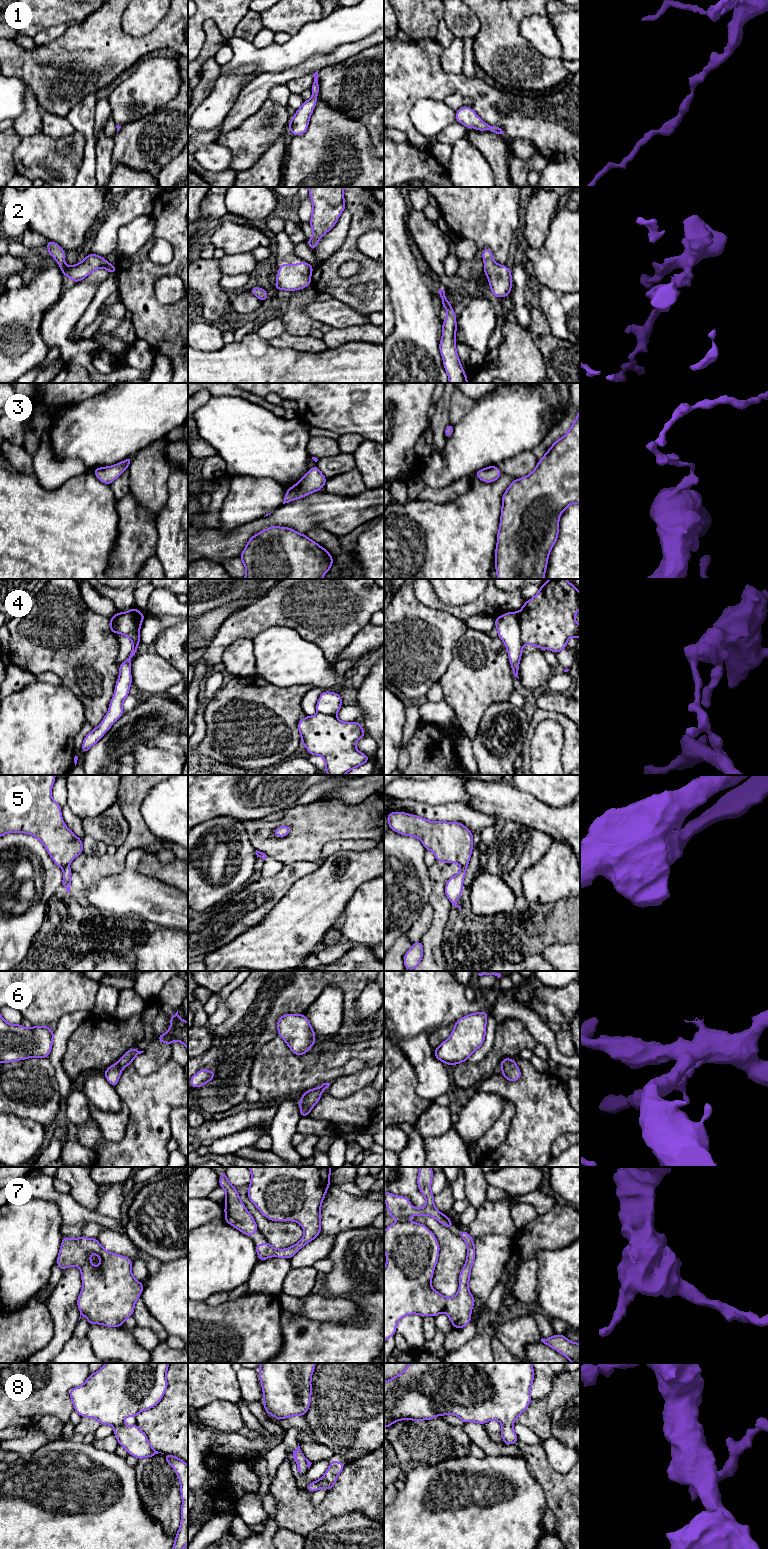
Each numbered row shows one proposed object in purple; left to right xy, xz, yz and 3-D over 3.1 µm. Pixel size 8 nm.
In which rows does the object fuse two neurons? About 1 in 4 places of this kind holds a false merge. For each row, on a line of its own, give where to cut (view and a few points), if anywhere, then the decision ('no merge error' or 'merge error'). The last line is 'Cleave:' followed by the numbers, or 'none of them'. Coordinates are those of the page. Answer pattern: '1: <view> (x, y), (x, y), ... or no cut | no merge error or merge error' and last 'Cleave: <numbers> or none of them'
1: no cut | no merge error
2: no cut | no merge error
3: no cut | no merge error
4: yz (517, 612), (520, 640), (523, 643) | merge error
5: yz (466, 865), (461, 867) | merge error
6: no cut | no merge error
7: no cut | no merge error
8: no cut | no merge error
Cleave: 4, 5

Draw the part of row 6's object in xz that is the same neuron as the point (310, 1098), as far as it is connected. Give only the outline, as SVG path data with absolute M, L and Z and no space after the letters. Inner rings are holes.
M323 1083L318 1088L313 1088L304 1092L299 1101L300 1117L309 1116L312 1108L319 1102L323 1091L330 1086L330 1083Z

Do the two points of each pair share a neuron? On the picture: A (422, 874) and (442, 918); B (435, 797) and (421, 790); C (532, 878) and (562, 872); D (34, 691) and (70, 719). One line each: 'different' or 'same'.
A: different
B: same
C: same
D: same

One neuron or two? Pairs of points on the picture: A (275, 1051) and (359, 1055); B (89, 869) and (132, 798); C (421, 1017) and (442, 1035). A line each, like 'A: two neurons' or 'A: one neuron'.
A: one neuron
B: one neuron
C: two neurons

